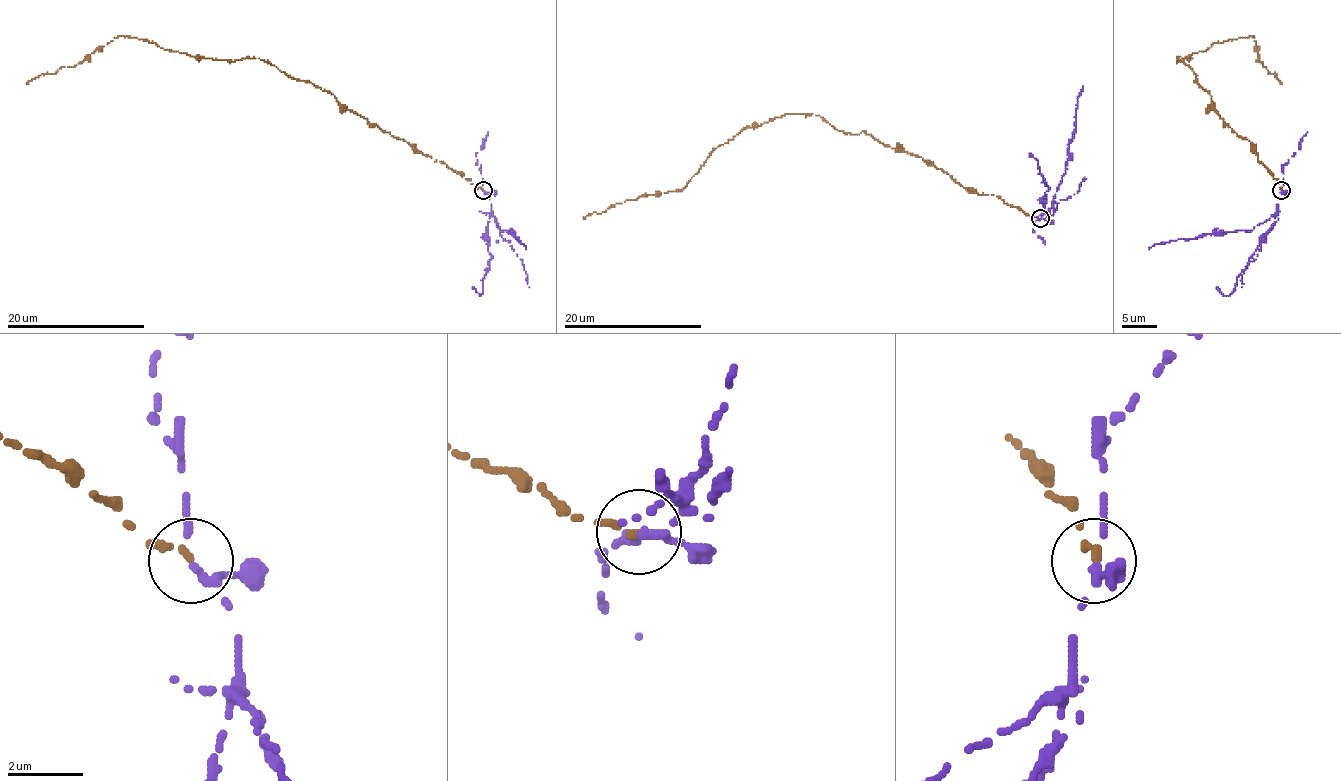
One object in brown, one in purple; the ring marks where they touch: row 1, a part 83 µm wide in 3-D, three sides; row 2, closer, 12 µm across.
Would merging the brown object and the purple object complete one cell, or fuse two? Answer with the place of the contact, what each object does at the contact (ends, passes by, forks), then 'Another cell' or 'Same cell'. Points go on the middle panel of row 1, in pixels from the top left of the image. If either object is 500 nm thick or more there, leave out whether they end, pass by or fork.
Place: (1040, 218). At the ring brown ends. At the ring purple forks. Another cell

